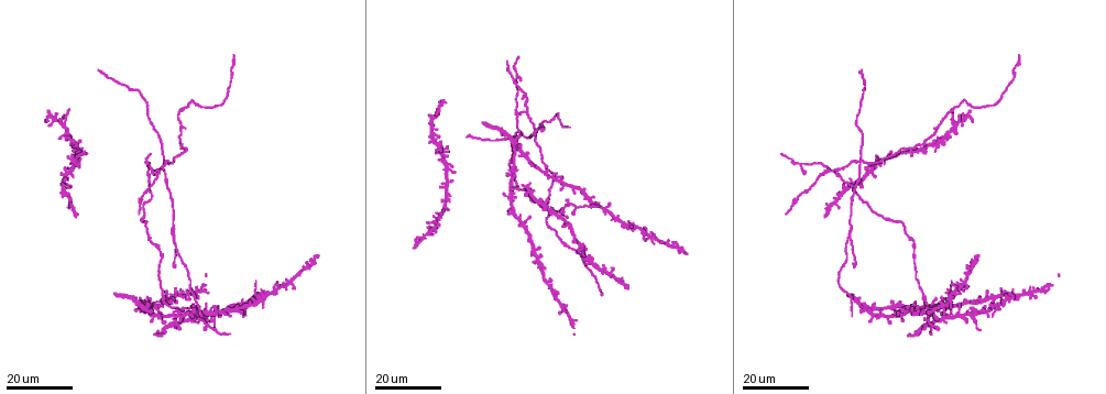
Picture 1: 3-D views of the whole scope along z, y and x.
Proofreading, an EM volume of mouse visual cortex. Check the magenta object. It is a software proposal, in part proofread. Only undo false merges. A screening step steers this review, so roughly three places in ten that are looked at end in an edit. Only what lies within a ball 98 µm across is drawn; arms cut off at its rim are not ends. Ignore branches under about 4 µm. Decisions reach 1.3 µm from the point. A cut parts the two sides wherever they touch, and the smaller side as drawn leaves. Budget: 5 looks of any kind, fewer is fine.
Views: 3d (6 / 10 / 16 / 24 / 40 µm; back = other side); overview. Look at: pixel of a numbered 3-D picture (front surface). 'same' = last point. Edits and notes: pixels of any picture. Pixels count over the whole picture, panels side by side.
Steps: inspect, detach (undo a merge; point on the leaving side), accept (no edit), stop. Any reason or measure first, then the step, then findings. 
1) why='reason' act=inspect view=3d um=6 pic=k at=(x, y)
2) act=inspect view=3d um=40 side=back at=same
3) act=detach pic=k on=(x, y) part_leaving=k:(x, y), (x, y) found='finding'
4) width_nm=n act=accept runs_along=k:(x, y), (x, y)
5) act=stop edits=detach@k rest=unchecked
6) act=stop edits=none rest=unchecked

why='four or more arms meet' act=inspect view=3d um=16 pic=1 at=(172, 236)

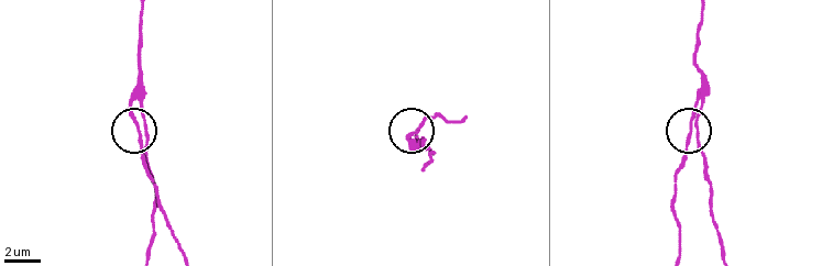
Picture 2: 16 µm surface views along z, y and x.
act=inspect view=3d um=10 at=same

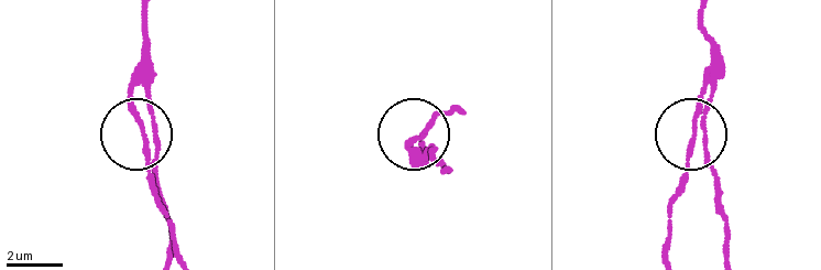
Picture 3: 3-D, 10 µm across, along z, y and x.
act=inspect view=3d um=6 pic=3 at=(700, 129)

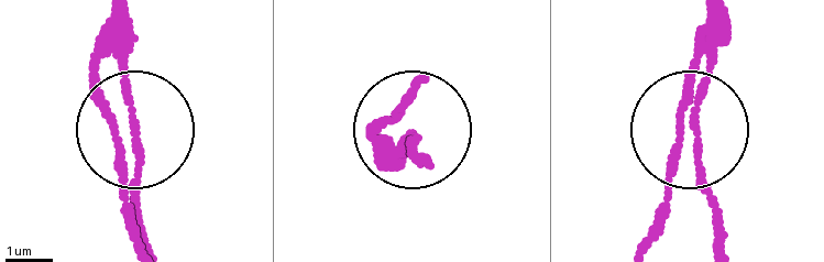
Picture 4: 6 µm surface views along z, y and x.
side_arm_um=11 act=accept runs_along=4:(712, 18), (696, 135), (712, 250) found='all the same neuron'

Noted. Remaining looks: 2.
why='a fork' act=inspect view=3d um=16 pic=1 at=(928, 318)

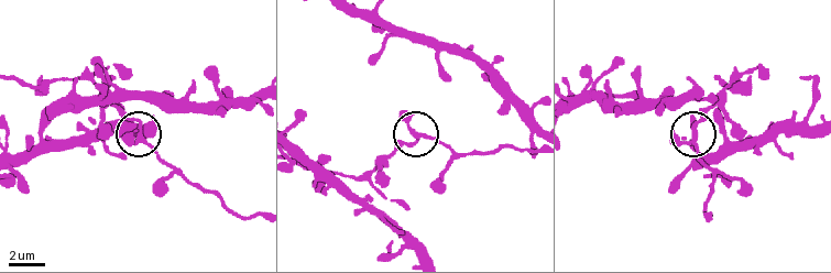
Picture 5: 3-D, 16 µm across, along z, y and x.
act=inspect view=3d um=6 pic=5 at=(142, 139)

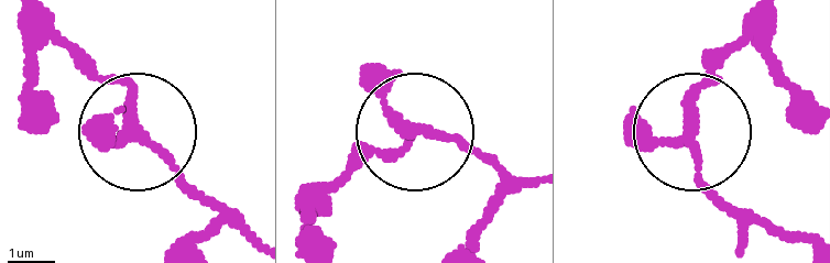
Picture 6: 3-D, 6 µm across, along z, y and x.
act=accept runs_along=6:(50, 18), (121, 88), (137, 131), (247, 238) found='continuous, no second neuron'

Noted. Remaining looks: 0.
act=stop edits=none rest=unchecked

